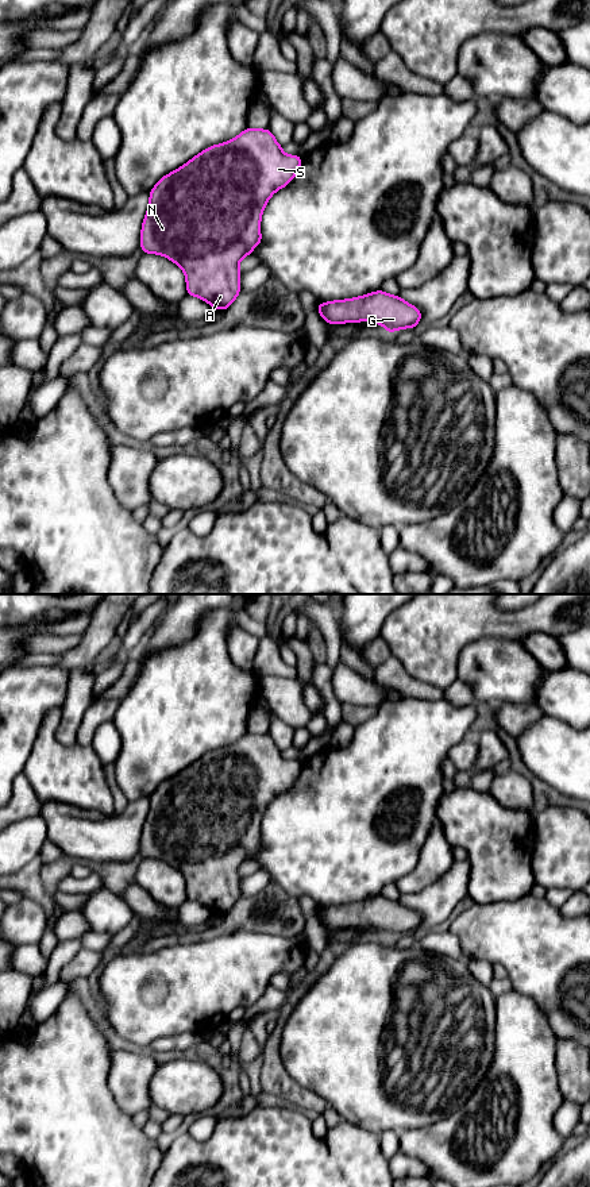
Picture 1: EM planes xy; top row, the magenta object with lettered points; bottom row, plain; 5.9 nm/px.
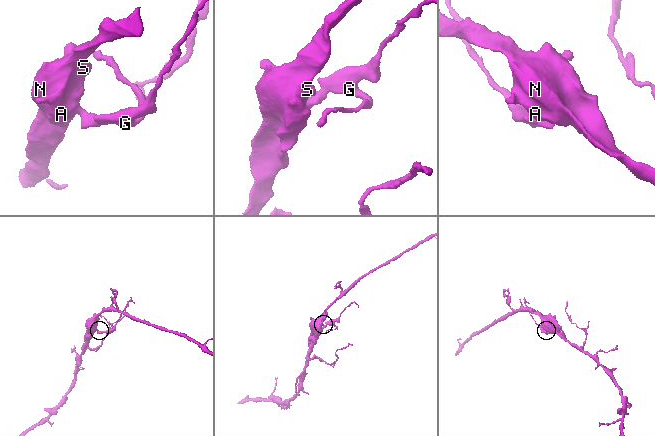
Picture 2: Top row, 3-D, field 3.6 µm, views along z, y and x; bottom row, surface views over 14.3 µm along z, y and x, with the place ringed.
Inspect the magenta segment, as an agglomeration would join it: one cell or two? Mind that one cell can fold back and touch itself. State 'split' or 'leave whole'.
split

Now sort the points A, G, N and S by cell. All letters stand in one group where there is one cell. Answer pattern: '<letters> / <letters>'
A N S / G

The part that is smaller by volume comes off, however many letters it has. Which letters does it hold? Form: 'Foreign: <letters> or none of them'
Foreign: G

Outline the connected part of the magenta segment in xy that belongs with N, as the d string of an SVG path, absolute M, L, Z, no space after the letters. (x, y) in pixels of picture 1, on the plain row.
M247 732L236 743L211 751L177 775L163 781L150 797L149 814L140 835L140 855L169 863L182 874L186 898L227 916L240 898L239 866L262 848L261 822L269 803L296 782L302 762L288 760L269 733Z

